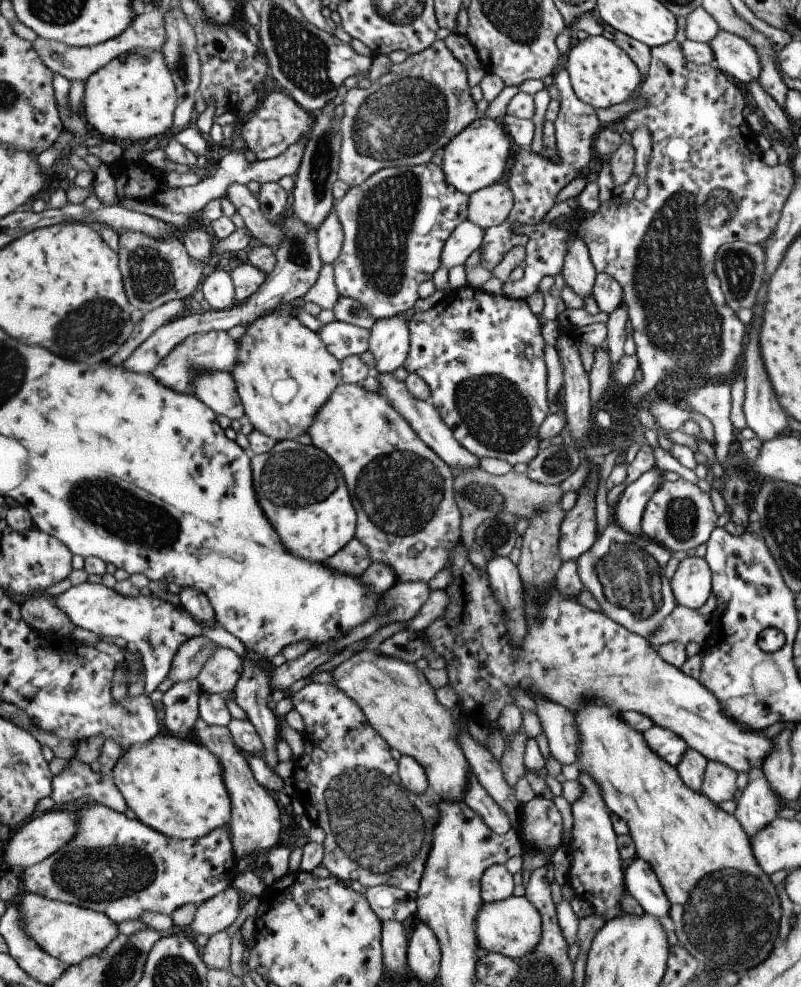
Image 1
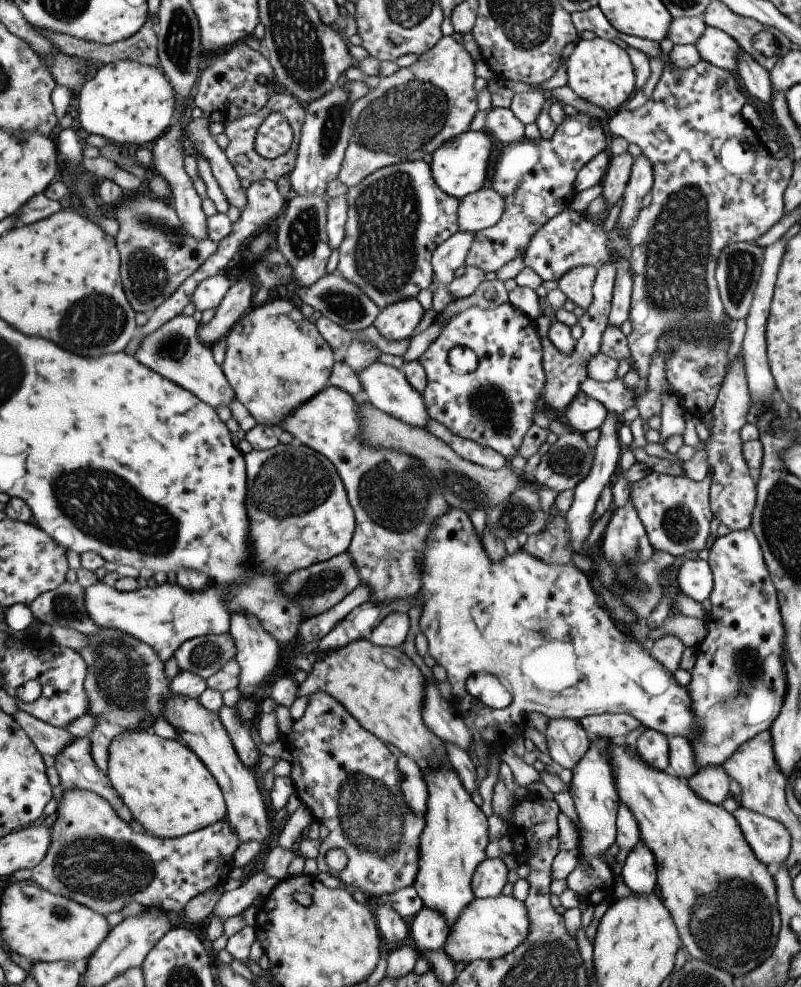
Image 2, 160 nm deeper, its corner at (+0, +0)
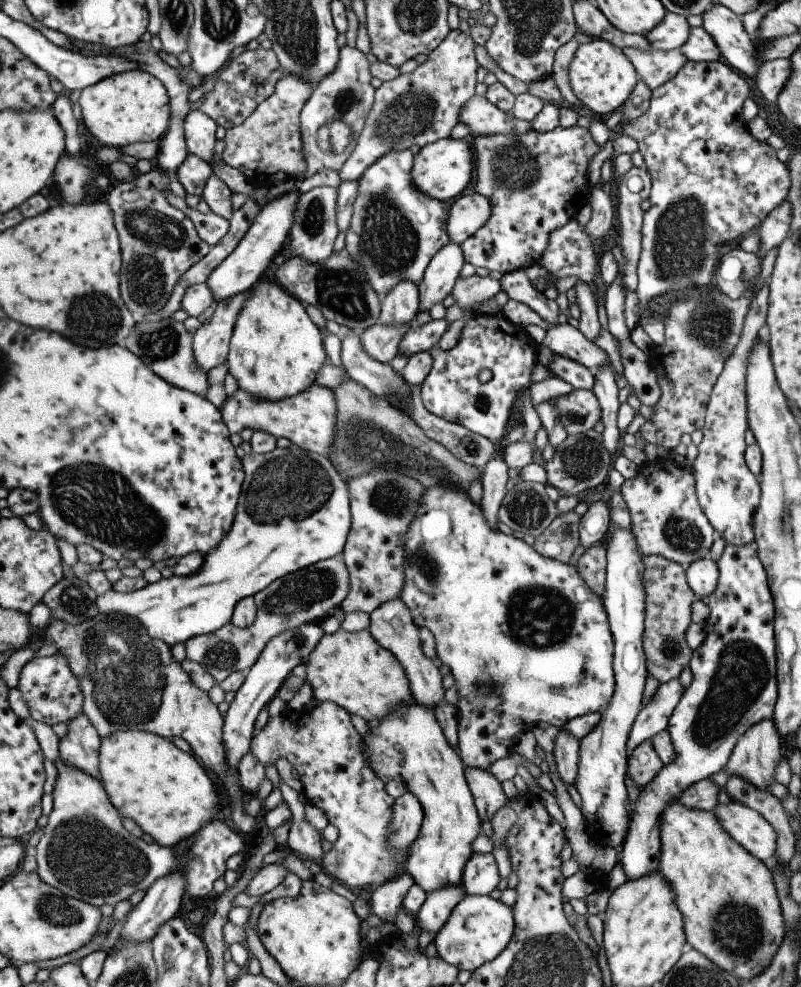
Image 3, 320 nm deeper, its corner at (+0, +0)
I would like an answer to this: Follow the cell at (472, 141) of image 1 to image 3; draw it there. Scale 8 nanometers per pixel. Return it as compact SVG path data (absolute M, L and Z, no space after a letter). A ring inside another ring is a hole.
M439 139L423 145L414 155L410 170L410 180L418 191L426 197L445 202L455 199L465 187L470 188L473 181L473 152L471 145L463 139Z

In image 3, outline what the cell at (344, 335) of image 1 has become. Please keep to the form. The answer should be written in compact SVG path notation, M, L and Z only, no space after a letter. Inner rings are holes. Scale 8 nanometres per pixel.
M414 318L400 342L398 353L403 353L409 358L412 354L428 351L431 347L437 346L437 341L441 338L441 334L449 328L449 324L450 322L443 318L431 320L423 326L418 326Z

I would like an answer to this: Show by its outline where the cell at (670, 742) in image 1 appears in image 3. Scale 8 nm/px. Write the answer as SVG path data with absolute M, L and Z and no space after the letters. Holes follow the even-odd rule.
M649 741L634 746L626 763L628 777L639 788L645 786L663 765Z

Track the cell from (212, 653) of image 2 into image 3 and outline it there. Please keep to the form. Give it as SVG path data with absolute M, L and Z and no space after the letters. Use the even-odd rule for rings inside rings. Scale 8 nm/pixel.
M331 557L275 579L252 596L256 617L251 625L233 627L229 622L213 632L188 638L185 641L186 657L200 664L217 683L235 671L246 671L273 635L299 625L318 625L324 617L338 610L348 591L347 573L341 558Z

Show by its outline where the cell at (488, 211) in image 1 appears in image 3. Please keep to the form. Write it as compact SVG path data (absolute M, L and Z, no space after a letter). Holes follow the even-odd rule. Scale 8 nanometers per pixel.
M469 191L449 206L445 230L449 243L460 245L489 218L490 206L487 197Z

